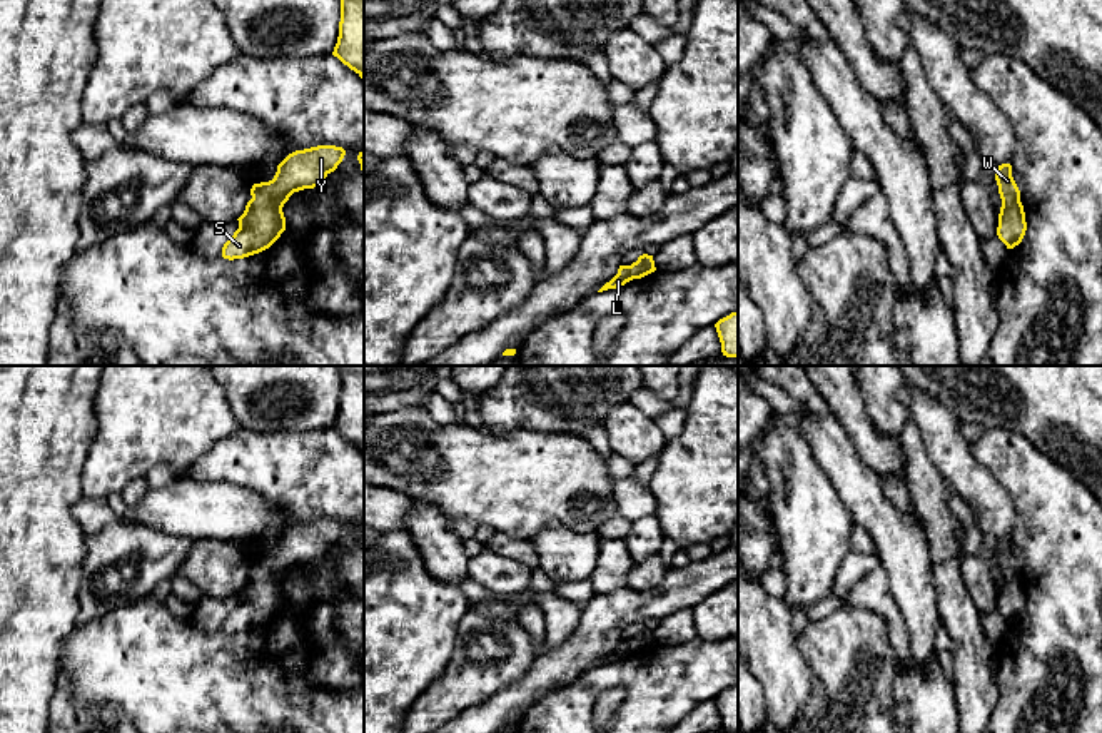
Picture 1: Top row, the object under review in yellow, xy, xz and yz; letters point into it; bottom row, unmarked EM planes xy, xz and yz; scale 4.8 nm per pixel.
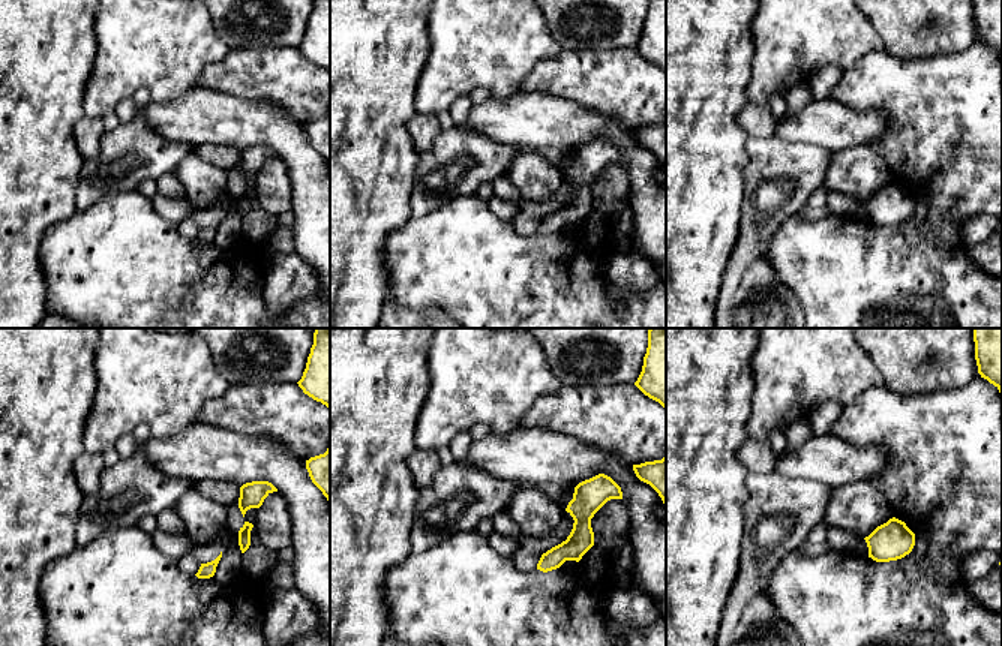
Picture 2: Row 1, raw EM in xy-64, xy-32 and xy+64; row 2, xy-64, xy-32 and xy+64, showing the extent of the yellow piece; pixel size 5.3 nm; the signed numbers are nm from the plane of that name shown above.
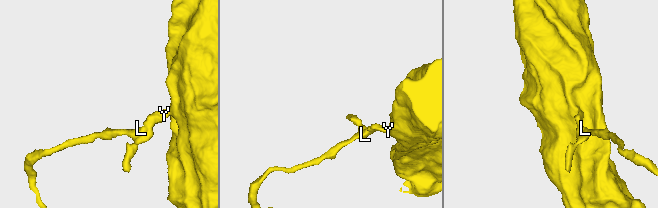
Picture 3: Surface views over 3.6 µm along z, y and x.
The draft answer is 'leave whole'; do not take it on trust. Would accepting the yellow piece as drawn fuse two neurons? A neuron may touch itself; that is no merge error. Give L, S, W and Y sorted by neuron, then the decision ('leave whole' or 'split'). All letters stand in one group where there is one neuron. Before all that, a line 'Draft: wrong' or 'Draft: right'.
Draft: wrong
L S / W Y | split

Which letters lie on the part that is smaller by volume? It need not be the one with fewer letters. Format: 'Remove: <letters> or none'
Remove: L, S

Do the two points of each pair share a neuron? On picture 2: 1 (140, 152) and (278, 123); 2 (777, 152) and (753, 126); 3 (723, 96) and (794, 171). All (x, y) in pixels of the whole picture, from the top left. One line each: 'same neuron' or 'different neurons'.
1: different neurons
2: different neurons
3: different neurons

